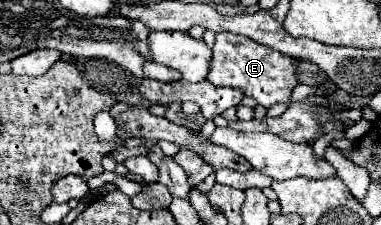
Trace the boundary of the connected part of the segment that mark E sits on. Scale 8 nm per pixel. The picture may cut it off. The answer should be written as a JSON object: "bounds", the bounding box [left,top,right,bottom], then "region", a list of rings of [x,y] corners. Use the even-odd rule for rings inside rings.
{"bounds":[207,32,299,108],"region":[[[221,32],[215,38],[211,70],[207,74],[207,80],[215,86],[239,88],[243,92],[243,96],[251,96],[257,100],[257,104],[271,108],[281,102],[285,102],[285,104],[291,102],[291,92],[299,84],[297,60],[287,54],[281,54],[269,46],[261,46],[261,44],[249,40],[247,36],[239,36],[233,32]]]}

